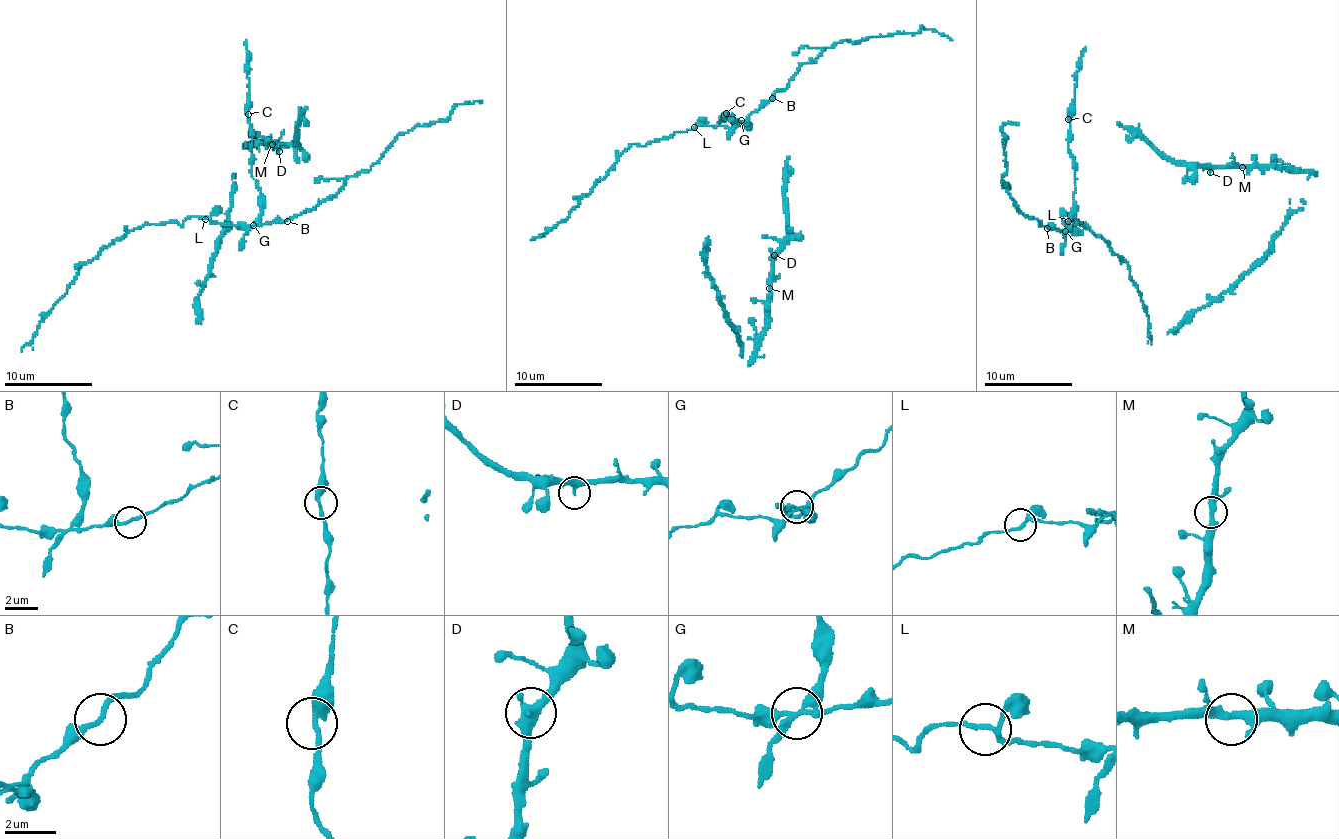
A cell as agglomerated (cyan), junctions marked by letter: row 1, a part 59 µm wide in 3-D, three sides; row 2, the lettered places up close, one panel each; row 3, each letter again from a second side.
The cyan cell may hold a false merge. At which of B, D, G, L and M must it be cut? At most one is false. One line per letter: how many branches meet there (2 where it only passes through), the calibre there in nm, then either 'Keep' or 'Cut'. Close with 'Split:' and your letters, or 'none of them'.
B: Branches: 2. Thickness 200 nm. Keep
D: Branches: 3. Thickness 320 nm. Keep
G: Branches: 4. Thickness 260 nm. Cut
L: Branches: 3. Thickness 180 nm. Keep
M: Branches: 4. Thickness 280 nm. Keep
Split: G

